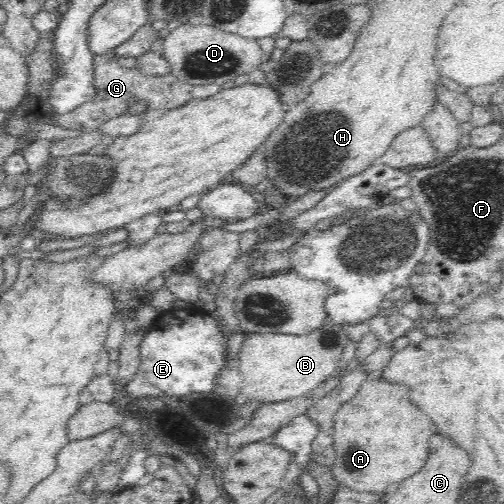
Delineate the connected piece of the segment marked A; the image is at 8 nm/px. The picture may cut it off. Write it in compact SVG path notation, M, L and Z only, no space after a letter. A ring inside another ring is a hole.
M372 375L336 412L333 443L337 455L332 475L339 485L381 493L386 486L414 476L424 466L430 452L430 426L432 420L410 402L410 387Z

